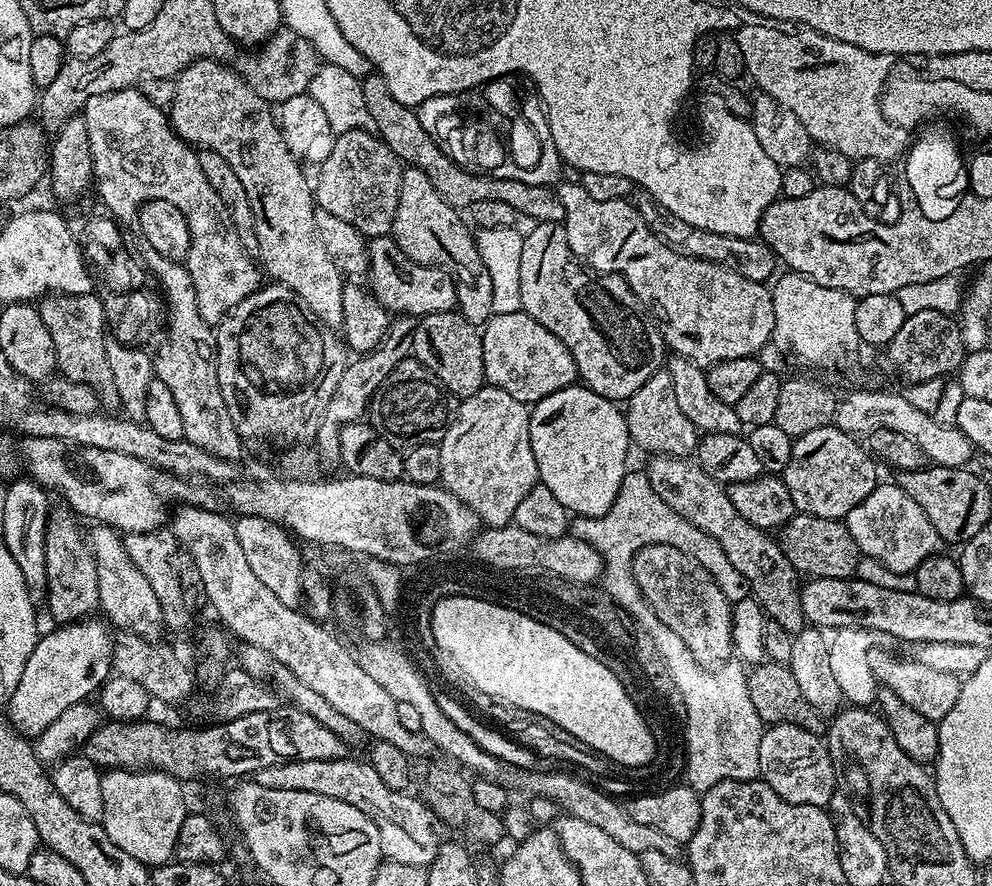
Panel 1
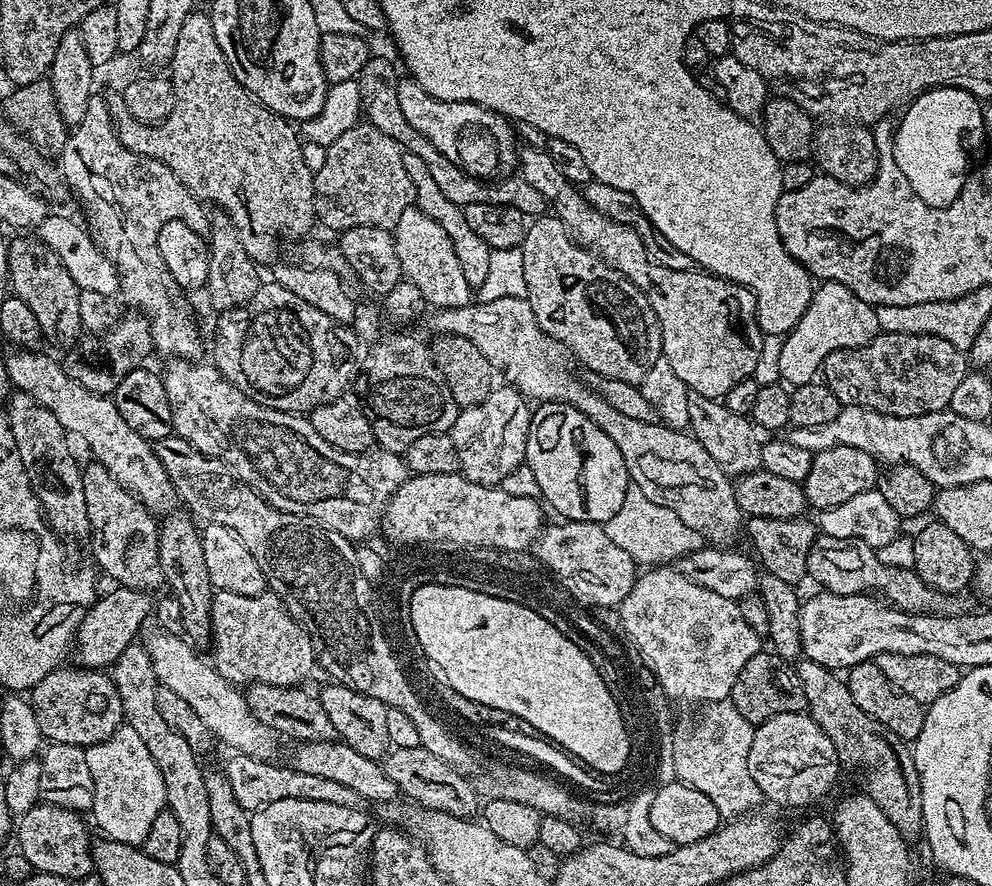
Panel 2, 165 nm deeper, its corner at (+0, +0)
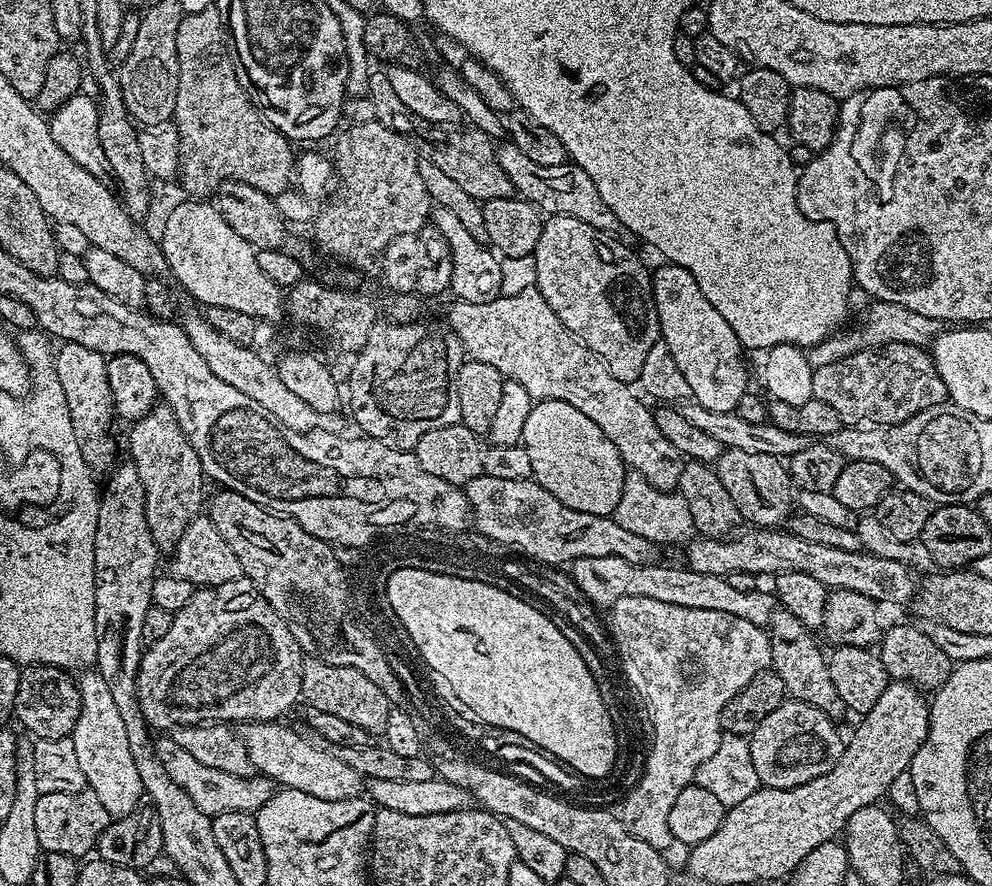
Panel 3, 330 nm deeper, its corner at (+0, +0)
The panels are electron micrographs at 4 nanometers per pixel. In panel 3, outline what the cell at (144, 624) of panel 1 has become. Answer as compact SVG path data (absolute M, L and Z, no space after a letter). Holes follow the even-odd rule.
M248 722L243 725L242 735L253 769L280 788L302 790L302 794L314 794L314 798L323 800L354 800L361 795L362 778L354 769L346 766L346 762L342 762L335 751L319 743L311 744L306 737L287 728L284 722Z

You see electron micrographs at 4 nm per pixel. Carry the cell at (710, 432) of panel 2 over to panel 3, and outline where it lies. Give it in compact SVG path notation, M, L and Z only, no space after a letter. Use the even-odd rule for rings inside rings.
M725 448L714 465L722 486L726 486L734 506L738 506L741 521L756 528L775 529L789 519L794 508L794 485L785 461L770 454L750 454L750 450Z

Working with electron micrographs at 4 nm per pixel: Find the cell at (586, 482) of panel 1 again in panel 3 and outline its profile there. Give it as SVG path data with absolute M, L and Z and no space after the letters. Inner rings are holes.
M541 400L533 403L530 418L526 418L522 443L526 454L530 454L532 479L550 490L550 494L554 494L558 502L586 514L612 516L615 513L618 498L622 498L626 465L614 442L610 442L610 438L606 438L606 434L602 434L602 430L598 430L598 426L590 422L586 414L582 414L582 410L574 410L574 406L561 400Z

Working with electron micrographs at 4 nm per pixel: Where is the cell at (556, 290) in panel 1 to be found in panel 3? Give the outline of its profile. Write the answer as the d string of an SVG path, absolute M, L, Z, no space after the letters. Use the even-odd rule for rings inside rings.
M548 216L547 219L545 219L544 229L538 238L538 246L534 253L536 257L535 288L540 291L542 298L546 298L550 310L554 310L554 314L558 314L558 318L568 327L569 332L575 334L575 336L608 367L610 374L614 374L614 378L618 378L622 383L629 386L635 385L637 381L639 381L640 375L642 374L642 366L646 362L646 354L650 351L650 346L654 346L657 340L660 339L658 310L656 309L654 298L652 297L652 277L649 269L644 269L643 262L631 252L632 250L629 245L623 244L613 233L598 230L578 218L570 218L569 216Z

